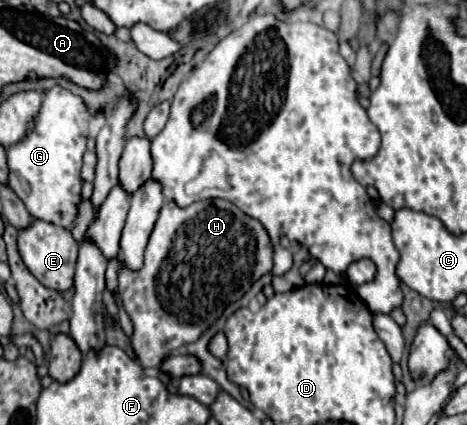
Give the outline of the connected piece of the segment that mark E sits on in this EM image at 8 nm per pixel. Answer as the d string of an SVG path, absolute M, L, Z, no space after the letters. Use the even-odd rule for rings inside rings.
M32 218L30 226L18 230L18 250L26 264L26 268L32 272L32 276L44 284L50 290L68 290L74 284L74 266L78 256L78 242L72 238L70 230L64 230L62 226Z

